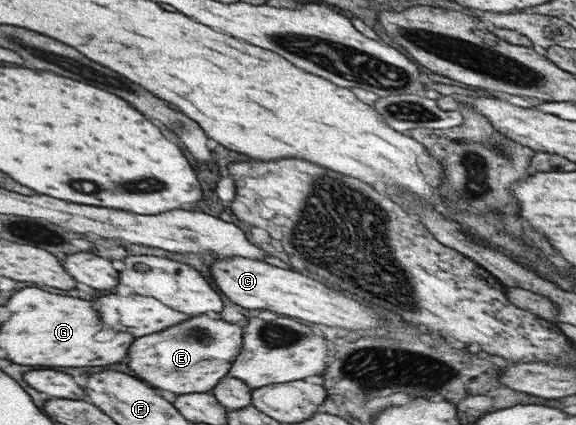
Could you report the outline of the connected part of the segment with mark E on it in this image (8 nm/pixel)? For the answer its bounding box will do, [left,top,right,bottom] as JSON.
[129,315,243,394]

